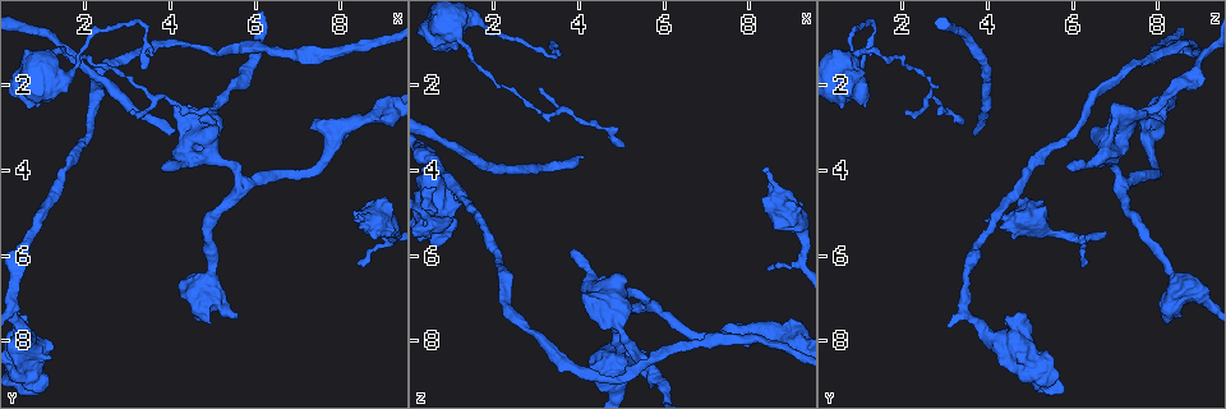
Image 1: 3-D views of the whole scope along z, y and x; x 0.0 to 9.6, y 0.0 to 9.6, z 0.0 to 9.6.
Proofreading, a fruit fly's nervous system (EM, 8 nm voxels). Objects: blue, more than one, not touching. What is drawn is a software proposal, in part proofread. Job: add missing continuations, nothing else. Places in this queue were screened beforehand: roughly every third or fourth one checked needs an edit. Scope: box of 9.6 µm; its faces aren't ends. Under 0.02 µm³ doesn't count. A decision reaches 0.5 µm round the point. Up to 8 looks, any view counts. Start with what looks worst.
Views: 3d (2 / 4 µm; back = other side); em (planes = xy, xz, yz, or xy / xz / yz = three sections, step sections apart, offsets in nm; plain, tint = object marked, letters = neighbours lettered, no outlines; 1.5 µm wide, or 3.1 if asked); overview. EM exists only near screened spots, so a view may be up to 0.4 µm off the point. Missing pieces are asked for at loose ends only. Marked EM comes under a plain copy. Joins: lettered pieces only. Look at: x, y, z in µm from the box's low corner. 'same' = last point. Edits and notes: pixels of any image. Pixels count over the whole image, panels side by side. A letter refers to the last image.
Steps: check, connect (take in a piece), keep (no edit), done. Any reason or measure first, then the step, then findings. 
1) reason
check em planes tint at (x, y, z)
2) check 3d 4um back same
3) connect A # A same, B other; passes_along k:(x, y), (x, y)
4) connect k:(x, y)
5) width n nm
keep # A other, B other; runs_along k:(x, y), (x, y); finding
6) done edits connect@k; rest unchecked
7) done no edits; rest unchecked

long arm stops here
check em planes letters at (4.15, 3.10, 3.65)

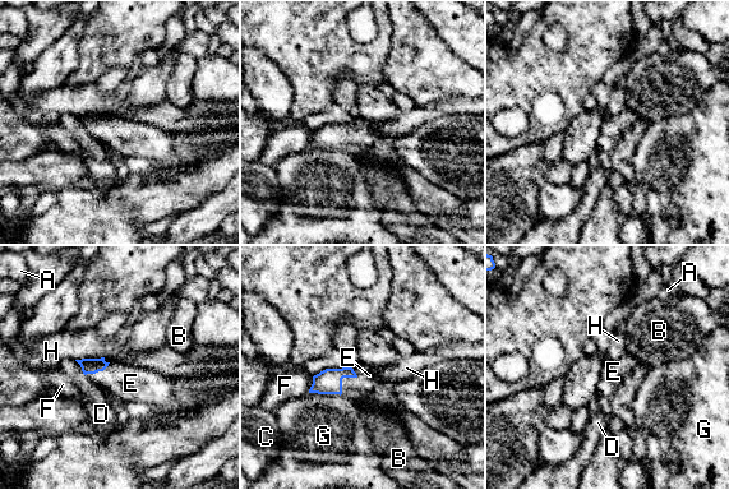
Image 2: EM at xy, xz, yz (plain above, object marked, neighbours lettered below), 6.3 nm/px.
connect E # A other, B other, C other, D other, E same, F other, G other, H other; passes_along 2:(88, 365), (97, 371), (130, 383); it goes on there

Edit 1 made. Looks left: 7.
check em yz step 8 tint at (3.35, 1.70, 1.05)

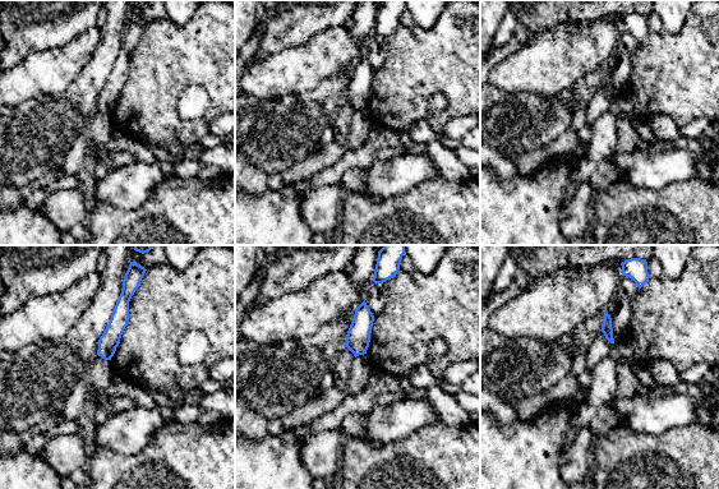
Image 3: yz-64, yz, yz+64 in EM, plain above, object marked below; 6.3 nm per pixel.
check em yz step 8 letters same

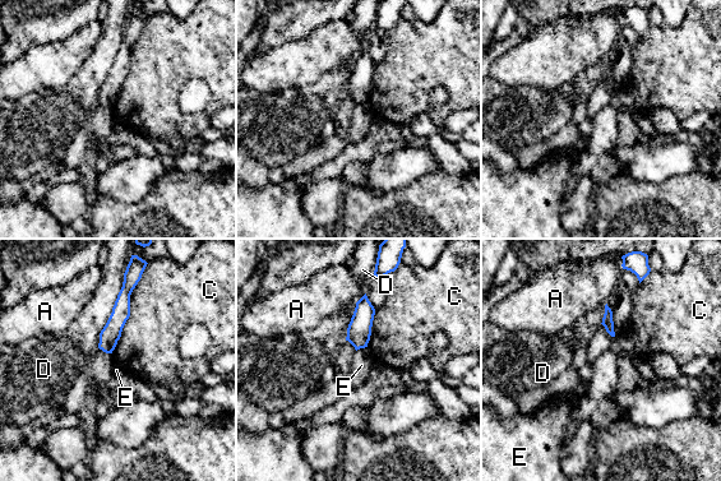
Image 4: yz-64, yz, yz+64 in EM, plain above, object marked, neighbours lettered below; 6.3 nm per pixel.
longest_contact C 500 nm
keep # A other, C other, D other, E other; runs_along 4:(128, 286), (109, 336), (109, 350); none of them fits

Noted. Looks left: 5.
done edits connect@2; rest unchecked

